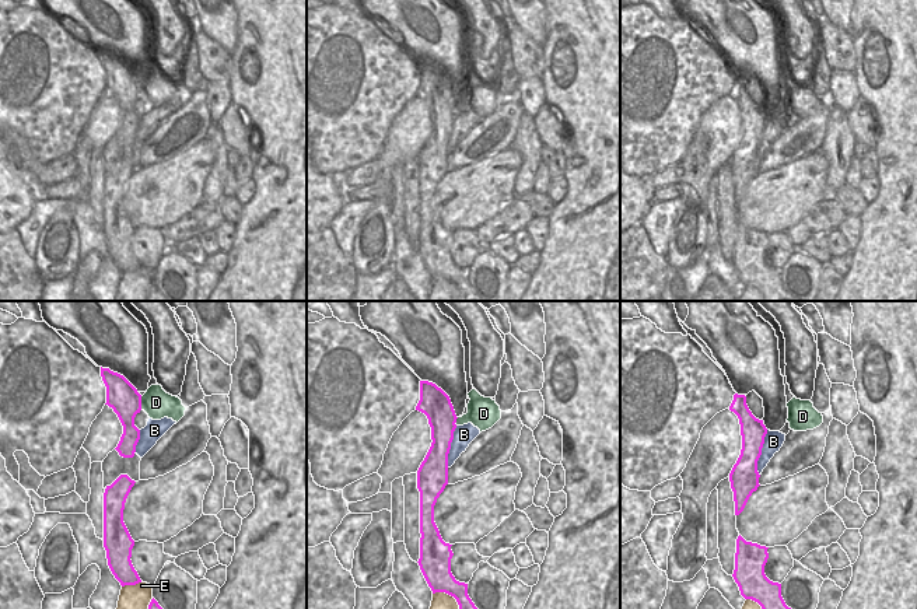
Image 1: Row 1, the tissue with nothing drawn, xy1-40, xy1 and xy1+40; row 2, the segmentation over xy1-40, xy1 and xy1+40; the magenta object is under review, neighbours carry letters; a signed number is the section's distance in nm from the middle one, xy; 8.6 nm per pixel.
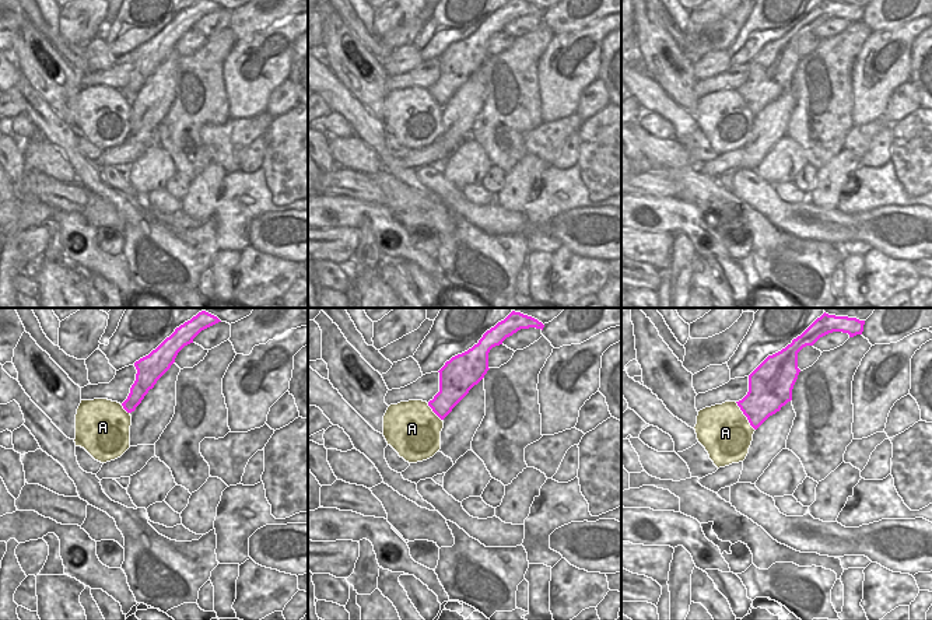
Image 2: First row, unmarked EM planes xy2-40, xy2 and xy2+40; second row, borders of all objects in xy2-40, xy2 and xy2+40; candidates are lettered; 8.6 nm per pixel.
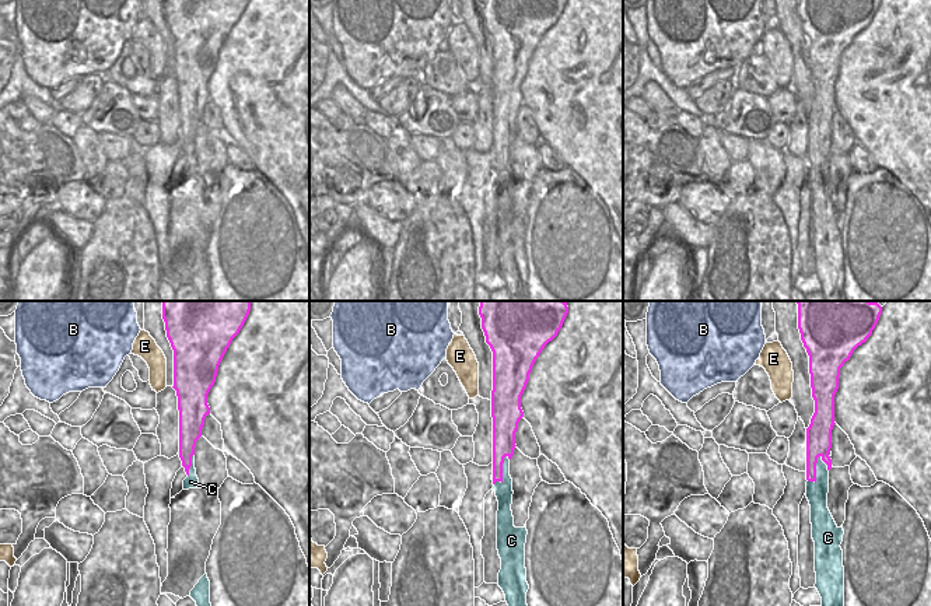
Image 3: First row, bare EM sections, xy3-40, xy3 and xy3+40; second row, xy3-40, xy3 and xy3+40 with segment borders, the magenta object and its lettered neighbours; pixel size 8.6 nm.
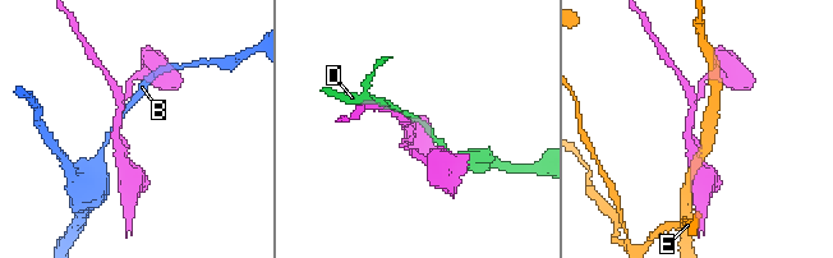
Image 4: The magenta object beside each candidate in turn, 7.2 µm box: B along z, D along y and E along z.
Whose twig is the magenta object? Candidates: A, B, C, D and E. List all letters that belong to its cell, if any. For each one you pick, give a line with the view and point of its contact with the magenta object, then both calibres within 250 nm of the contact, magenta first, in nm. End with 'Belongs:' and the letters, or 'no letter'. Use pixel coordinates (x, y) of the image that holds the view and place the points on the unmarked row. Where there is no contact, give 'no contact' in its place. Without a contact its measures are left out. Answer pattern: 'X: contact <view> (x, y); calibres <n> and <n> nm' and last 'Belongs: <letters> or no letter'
C: contact xy3+40 (815, 157); calibres 220 and 190 nm
Belongs: C

